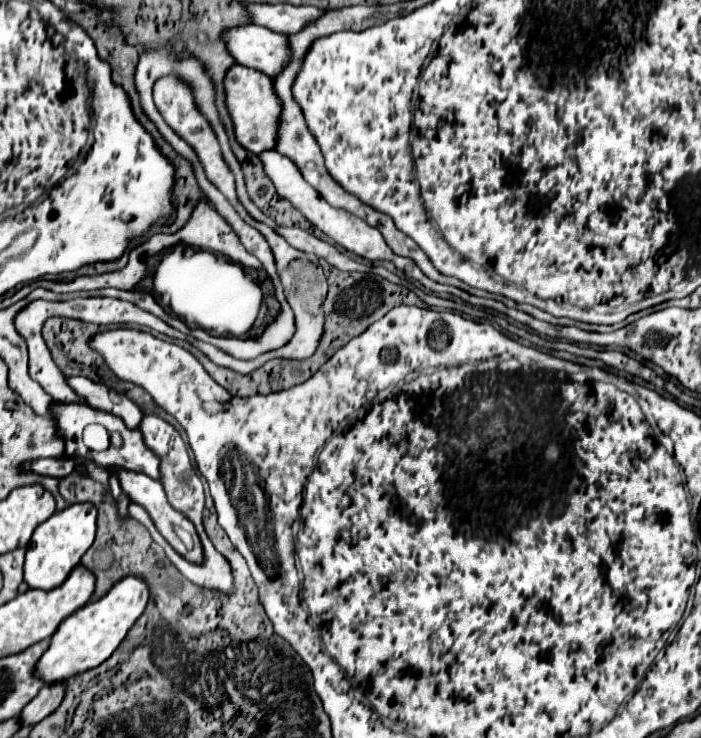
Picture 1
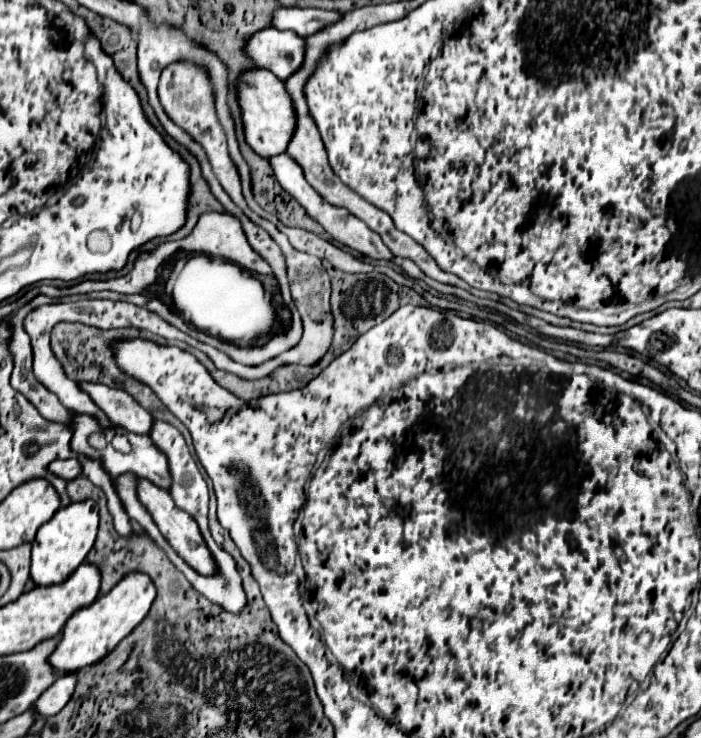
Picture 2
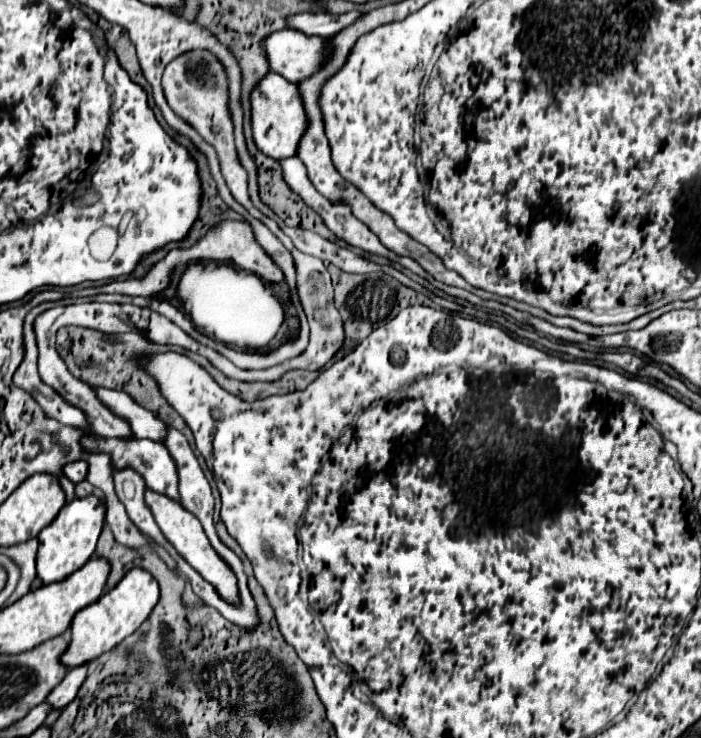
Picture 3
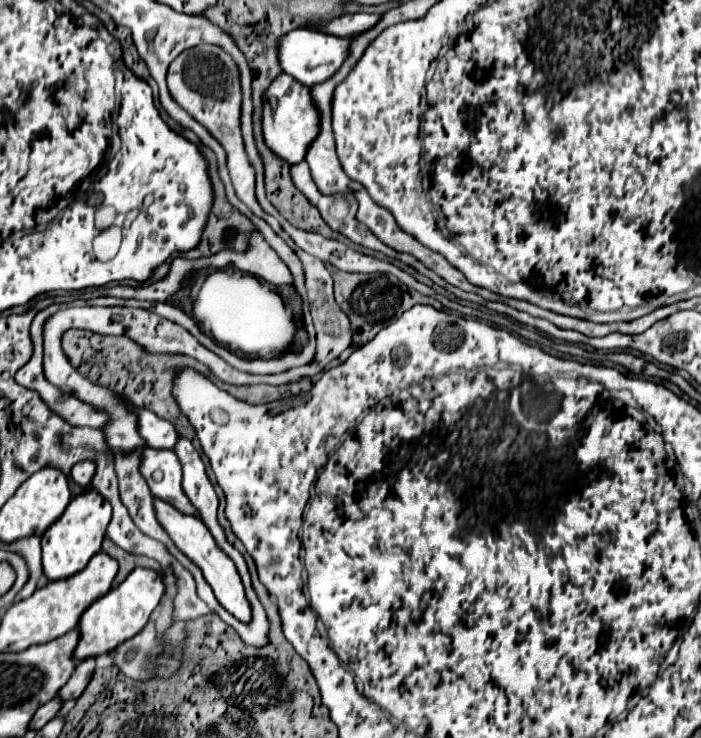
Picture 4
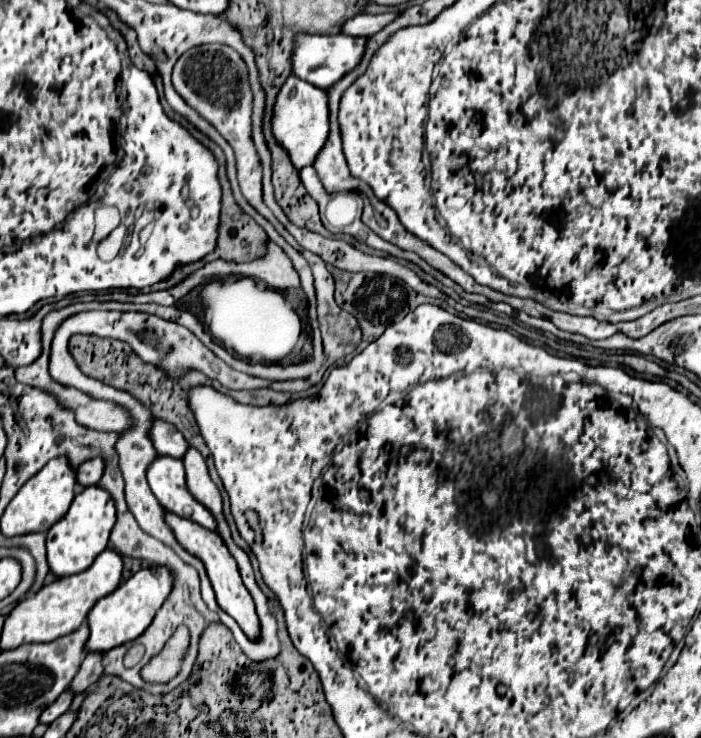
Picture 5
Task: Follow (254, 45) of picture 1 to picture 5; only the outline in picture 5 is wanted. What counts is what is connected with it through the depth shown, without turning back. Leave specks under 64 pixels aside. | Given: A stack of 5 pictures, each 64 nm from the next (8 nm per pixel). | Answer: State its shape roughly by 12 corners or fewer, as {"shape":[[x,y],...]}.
{"shape":[[366,36],[294,42],[294,76],[330,88],[364,58]]}

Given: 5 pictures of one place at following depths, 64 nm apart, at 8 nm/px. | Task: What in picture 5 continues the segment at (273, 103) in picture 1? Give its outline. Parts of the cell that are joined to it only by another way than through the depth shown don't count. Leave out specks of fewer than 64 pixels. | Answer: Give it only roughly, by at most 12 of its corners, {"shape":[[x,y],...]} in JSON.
{"shape":[[290,76],[272,132],[296,168],[330,128],[328,92]]}

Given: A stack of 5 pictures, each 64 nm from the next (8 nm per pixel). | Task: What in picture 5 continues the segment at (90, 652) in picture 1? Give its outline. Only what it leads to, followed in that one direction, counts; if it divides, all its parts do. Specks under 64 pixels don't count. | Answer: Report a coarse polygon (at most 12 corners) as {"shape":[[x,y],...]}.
{"shape":[[166,566],[142,568],[88,614],[86,650],[142,636],[172,592]]}

